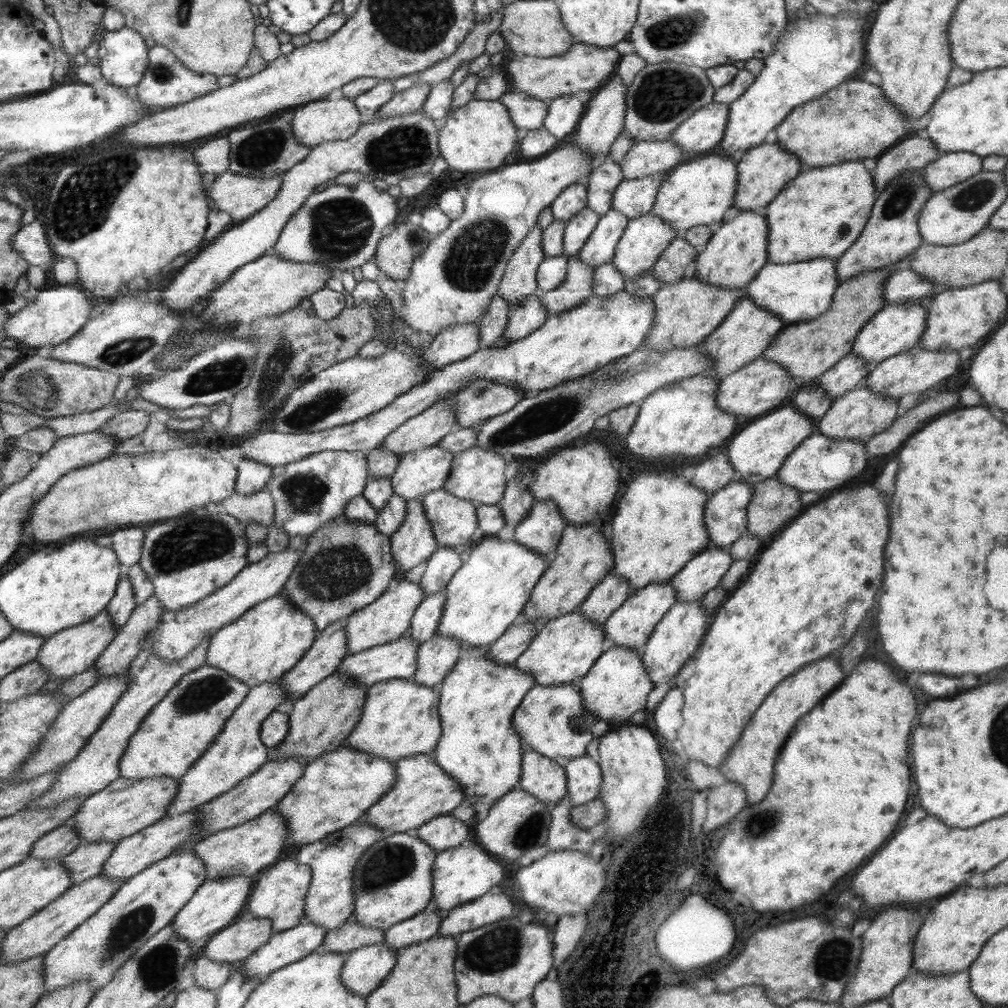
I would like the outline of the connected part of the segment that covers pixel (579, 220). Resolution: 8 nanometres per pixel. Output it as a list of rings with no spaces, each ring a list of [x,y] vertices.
[[[586,206],[576,216],[567,220],[563,234],[563,255],[578,255],[582,246],[595,229],[601,215]]]

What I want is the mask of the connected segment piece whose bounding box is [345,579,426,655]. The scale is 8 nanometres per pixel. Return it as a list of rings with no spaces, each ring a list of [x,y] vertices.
[[[402,579],[395,581],[384,594],[381,594],[372,604],[354,611],[347,618],[346,637],[348,637],[349,655],[369,650],[374,646],[384,645],[407,635],[411,629],[412,618],[416,607],[426,597],[419,583]]]

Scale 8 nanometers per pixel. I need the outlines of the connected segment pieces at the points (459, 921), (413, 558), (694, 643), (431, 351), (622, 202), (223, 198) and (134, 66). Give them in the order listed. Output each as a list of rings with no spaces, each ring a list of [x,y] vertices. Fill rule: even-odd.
[[[491,891],[449,910],[441,920],[437,934],[458,937],[468,930],[508,918],[512,912],[512,900],[506,894],[494,894]]]
[[[420,498],[407,501],[406,518],[390,540],[397,572],[412,570],[438,549]]]
[[[677,600],[668,609],[641,650],[644,668],[654,685],[660,684],[668,676],[677,682],[677,676],[686,660],[699,650],[711,620],[712,616],[708,616],[701,600]]]
[[[477,322],[458,324],[445,328],[434,337],[421,356],[429,366],[441,369],[443,366],[468,358],[481,348]]]
[[[655,175],[624,179],[614,191],[612,209],[628,216],[629,220],[648,214],[656,202],[660,185]]]
[[[227,171],[214,180],[214,186],[206,190],[211,205],[230,213],[232,221],[250,219],[276,198],[284,174],[270,178],[248,178]]]
[[[126,26],[115,31],[102,30],[103,35],[98,36],[99,48],[98,57],[99,67],[103,78],[114,86],[128,88],[128,86],[136,86],[144,76],[149,65],[148,47],[146,47],[145,39],[134,29]]]

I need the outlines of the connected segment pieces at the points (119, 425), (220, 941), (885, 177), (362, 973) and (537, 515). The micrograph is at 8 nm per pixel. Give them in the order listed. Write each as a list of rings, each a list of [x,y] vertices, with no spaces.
[[[126,409],[114,415],[106,425],[99,428],[99,433],[110,435],[120,443],[126,438],[142,434],[148,425],[149,414],[143,410]]]
[[[239,917],[220,929],[202,949],[201,955],[212,962],[243,963],[259,946],[273,935],[269,918]]]
[[[908,138],[894,145],[871,163],[876,192],[882,192],[902,173],[923,170],[943,154],[930,138]]]
[[[385,942],[351,950],[341,968],[341,981],[354,994],[366,998],[390,974],[396,955],[396,948]]]
[[[536,500],[528,516],[515,526],[513,540],[542,556],[552,557],[567,524],[553,500]]]

